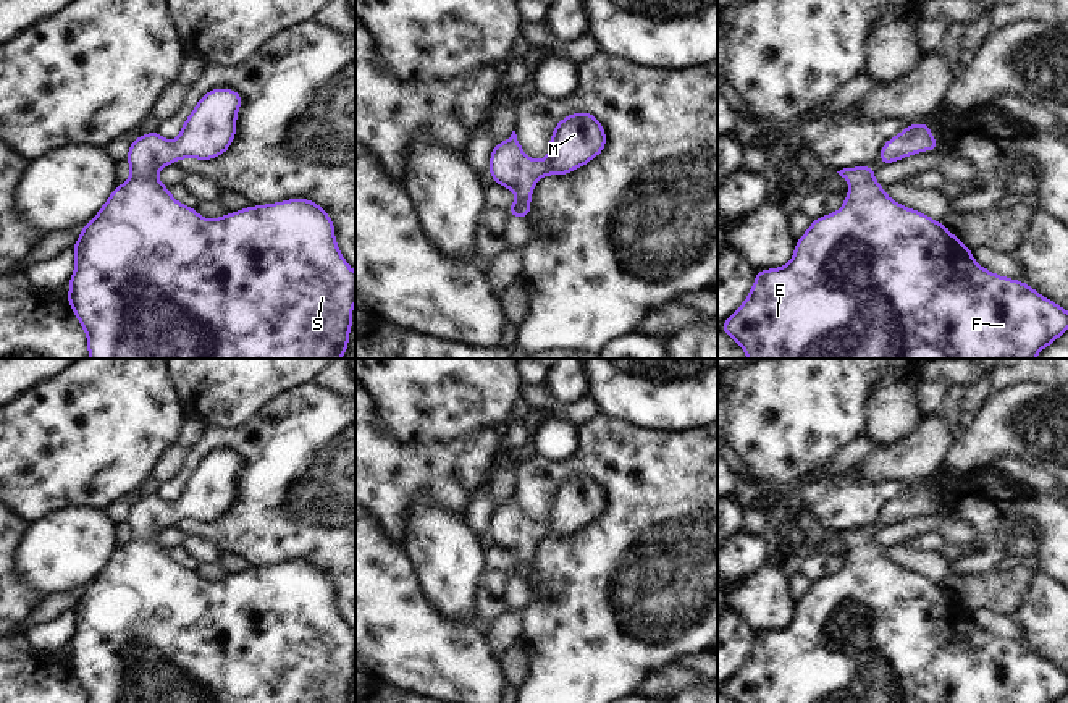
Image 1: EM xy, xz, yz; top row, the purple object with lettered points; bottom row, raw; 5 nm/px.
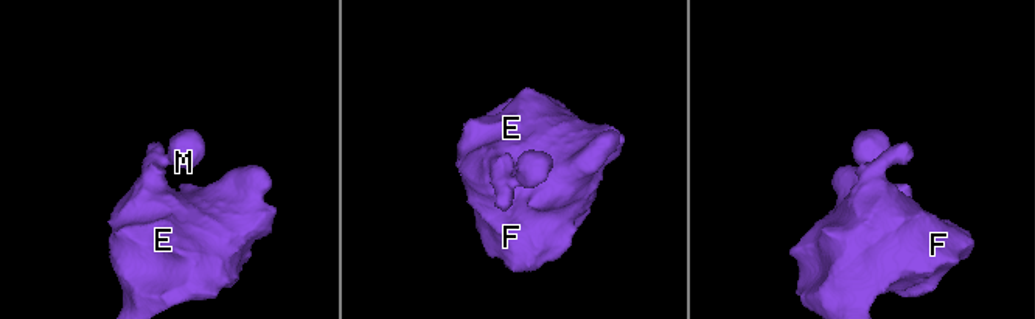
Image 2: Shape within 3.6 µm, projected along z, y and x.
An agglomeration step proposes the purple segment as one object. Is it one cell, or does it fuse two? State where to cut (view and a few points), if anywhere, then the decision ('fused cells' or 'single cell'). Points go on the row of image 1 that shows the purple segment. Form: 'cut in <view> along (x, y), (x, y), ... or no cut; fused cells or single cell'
no cut; single cell

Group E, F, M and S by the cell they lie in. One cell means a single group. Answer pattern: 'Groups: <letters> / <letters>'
Groups: E F M S.

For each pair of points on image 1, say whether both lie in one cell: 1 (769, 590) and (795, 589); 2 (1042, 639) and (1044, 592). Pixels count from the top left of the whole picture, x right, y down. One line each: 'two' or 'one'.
1: two
2: one

